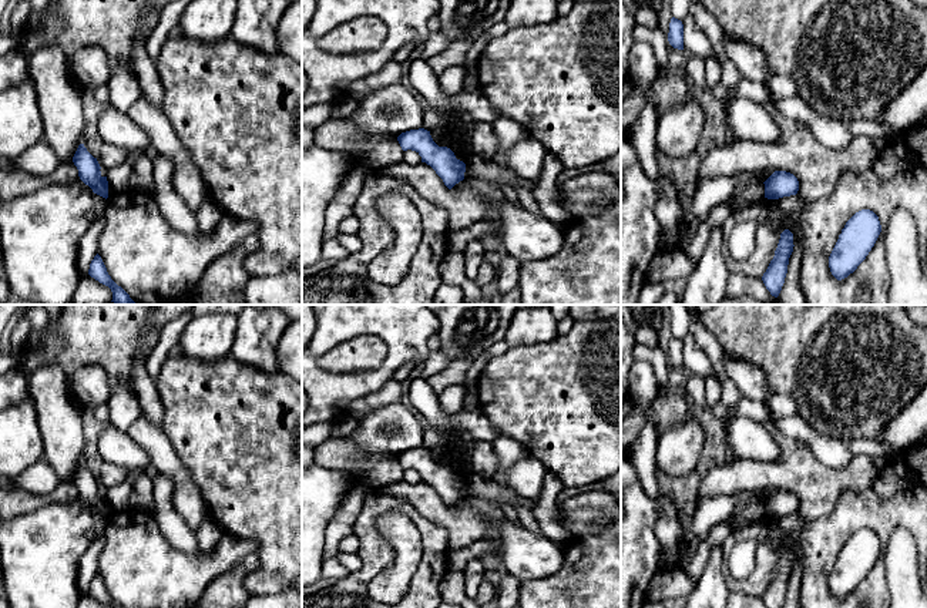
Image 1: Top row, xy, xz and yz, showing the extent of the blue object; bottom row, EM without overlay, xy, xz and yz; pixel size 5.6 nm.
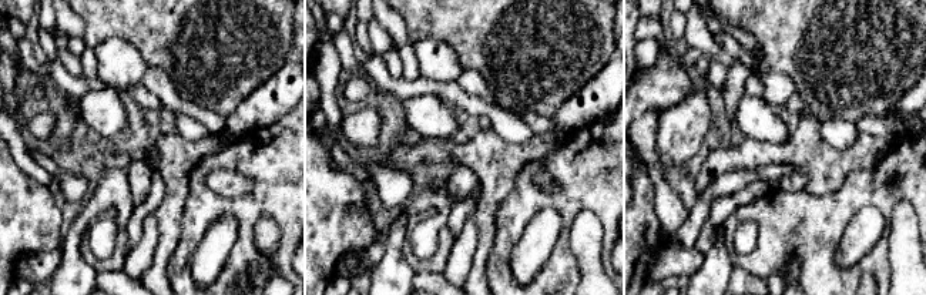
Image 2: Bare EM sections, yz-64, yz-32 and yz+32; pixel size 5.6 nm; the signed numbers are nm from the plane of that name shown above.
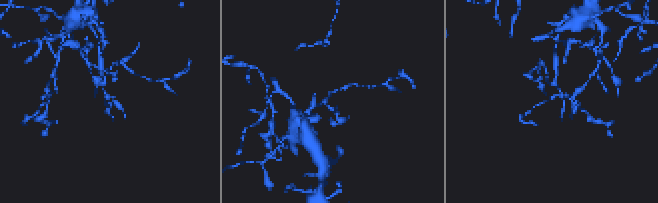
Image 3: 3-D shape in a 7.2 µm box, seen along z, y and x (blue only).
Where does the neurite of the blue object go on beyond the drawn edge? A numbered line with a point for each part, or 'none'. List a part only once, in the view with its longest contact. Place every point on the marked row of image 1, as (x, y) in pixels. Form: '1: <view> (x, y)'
none

